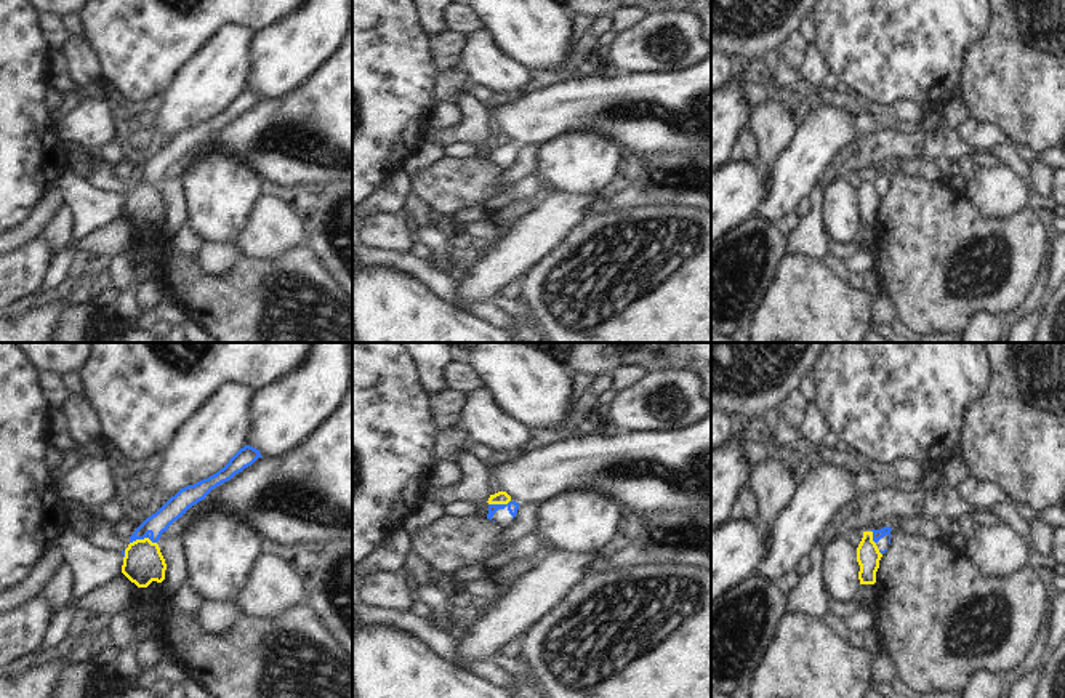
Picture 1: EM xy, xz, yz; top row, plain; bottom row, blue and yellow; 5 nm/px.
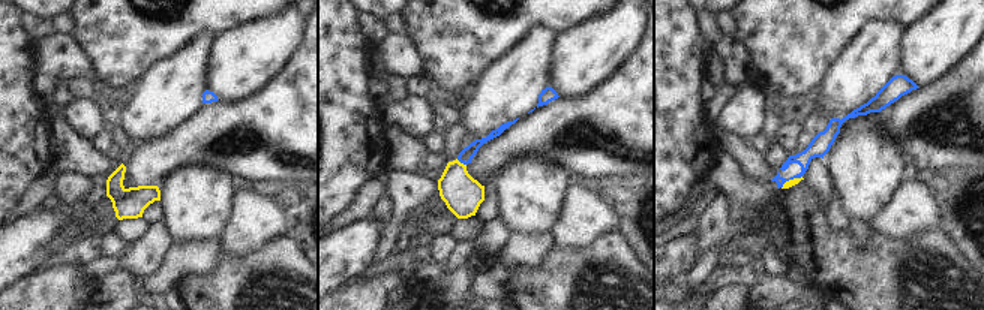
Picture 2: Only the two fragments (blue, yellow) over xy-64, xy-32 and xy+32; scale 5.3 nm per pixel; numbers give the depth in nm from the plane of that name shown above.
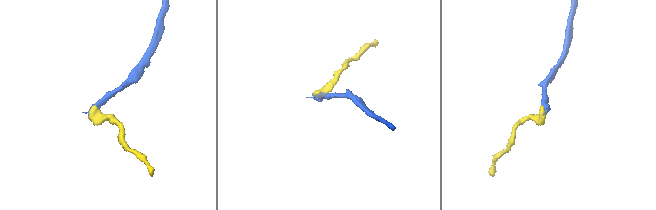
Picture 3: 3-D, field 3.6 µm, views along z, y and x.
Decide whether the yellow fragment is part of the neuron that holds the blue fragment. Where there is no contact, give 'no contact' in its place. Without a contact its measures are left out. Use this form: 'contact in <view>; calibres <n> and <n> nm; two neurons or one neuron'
contact in xy; calibres 110 and 200 nm; two neurons

